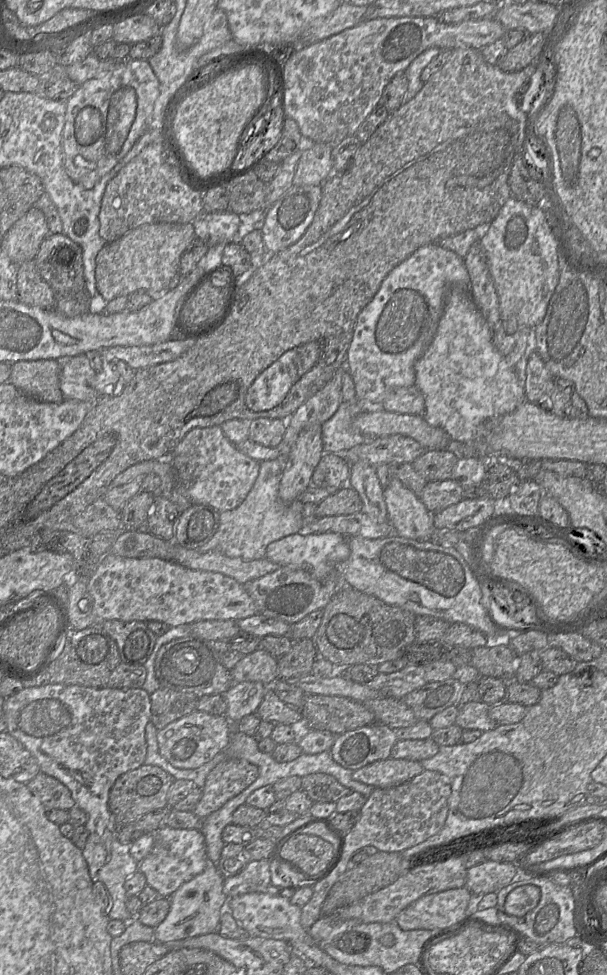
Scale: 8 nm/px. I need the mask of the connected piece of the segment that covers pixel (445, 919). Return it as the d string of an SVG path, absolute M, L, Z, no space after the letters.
M466 886L426 894L402 910L396 917L395 922L405 931L426 929L439 932L473 919L474 914L467 912L470 898L471 892Z

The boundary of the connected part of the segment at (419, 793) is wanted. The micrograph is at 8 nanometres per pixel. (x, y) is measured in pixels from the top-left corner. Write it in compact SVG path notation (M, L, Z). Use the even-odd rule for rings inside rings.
M424 769L411 780L388 788L375 788L360 809L360 817L347 833L343 857L329 877L313 886L311 899L301 908L301 924L310 927L320 918L321 907L332 886L351 866L355 852L373 845L384 852L401 852L438 833L444 826L449 809L451 786L439 772Z

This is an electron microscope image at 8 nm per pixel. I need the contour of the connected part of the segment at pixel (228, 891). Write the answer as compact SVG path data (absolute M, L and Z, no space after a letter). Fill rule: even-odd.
M269 859L250 861L242 871L224 879L224 892L228 898L261 892L291 899L296 890L272 883Z

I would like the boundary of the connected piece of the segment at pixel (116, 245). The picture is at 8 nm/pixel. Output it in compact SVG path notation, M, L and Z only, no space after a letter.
M149 223L107 243L96 257L96 286L107 301L136 291L159 292L166 289L179 272L182 254L196 238L192 223Z

